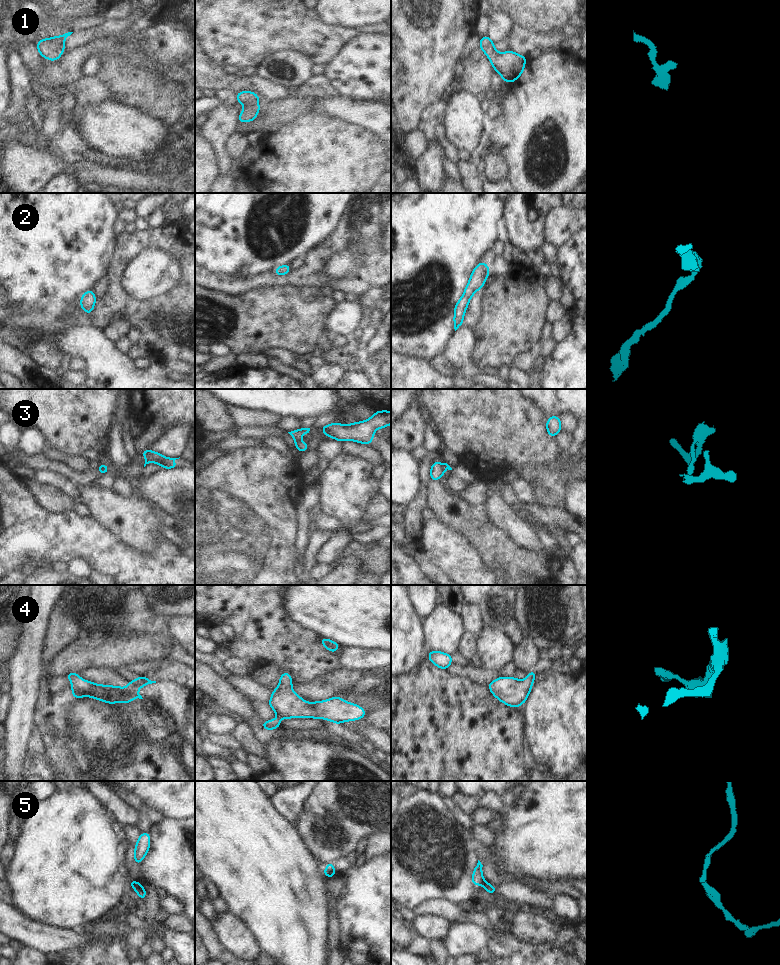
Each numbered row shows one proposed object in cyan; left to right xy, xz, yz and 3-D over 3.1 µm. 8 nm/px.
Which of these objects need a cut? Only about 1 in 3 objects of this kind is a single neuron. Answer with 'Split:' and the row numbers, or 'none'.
Split: 3, 5

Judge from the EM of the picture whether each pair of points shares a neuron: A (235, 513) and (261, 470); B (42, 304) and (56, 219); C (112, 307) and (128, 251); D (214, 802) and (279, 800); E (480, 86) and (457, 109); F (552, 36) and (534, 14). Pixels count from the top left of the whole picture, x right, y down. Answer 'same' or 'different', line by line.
A: same
B: same
C: same
D: different
E: different
F: different

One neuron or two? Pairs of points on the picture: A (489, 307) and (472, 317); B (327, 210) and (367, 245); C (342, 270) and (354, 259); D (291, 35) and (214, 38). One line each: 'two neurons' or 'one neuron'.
A: two neurons
B: two neurons
C: one neuron
D: one neuron

